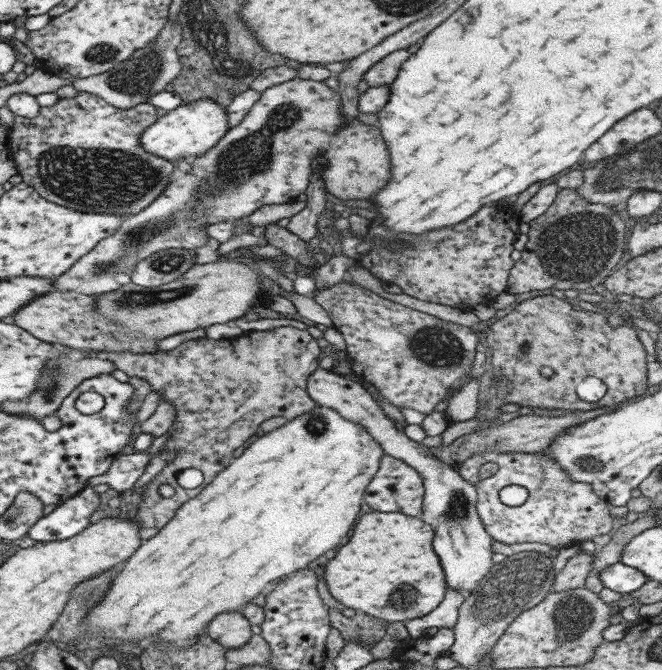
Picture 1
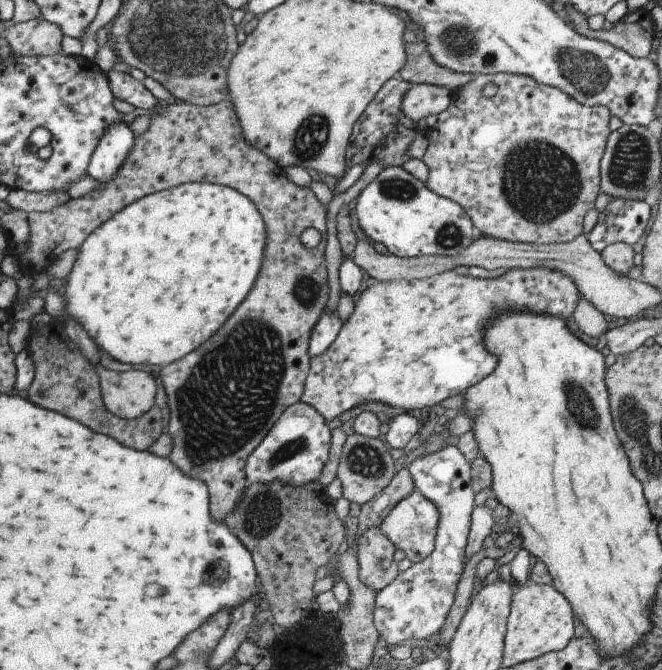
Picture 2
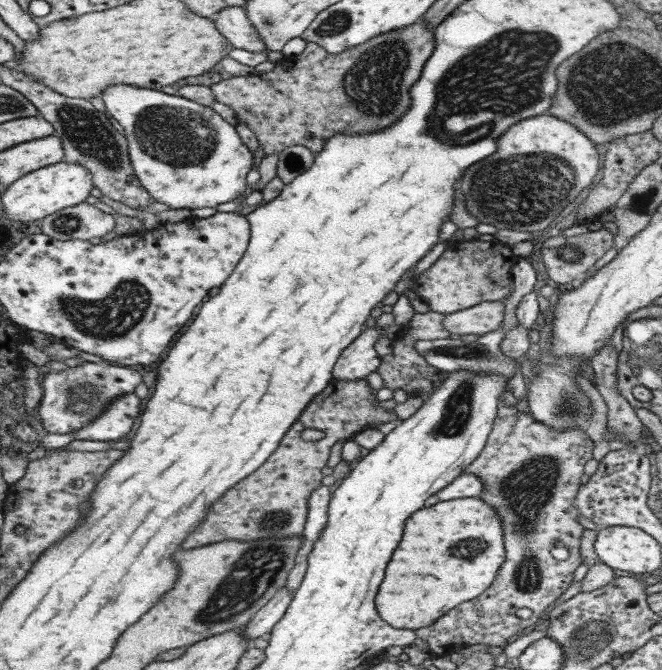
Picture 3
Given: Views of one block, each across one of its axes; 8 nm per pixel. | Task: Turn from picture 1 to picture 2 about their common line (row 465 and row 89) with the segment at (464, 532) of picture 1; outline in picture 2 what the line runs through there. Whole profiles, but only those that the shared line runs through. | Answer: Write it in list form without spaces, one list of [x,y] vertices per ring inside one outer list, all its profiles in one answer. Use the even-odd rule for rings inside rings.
[[[413,83],[411,90],[403,94],[399,110],[409,120],[417,121],[429,114],[439,114],[445,110],[449,106],[450,95],[451,92],[443,86]]]

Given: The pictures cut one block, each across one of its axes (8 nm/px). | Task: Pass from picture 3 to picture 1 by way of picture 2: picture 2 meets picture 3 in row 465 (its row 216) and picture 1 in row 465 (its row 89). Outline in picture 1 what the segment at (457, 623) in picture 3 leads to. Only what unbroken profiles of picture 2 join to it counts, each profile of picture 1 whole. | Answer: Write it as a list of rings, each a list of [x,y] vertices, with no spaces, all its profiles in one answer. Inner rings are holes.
[[[487,451],[467,458],[455,471],[475,487],[475,510],[483,528],[494,541],[503,544],[540,542],[559,548],[565,544],[591,540],[600,534],[610,534],[615,527],[616,521],[609,515],[606,499],[599,498],[585,482],[571,482],[561,466],[545,454]],[[487,462],[495,464],[495,472],[481,480],[479,468]],[[511,484],[527,489],[527,498],[521,506],[505,506],[499,502],[499,490]]]

